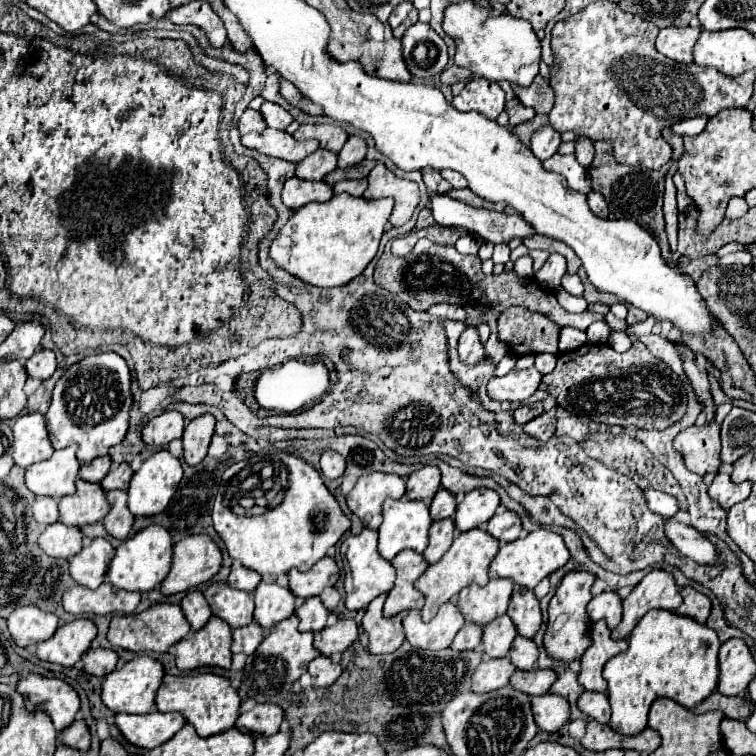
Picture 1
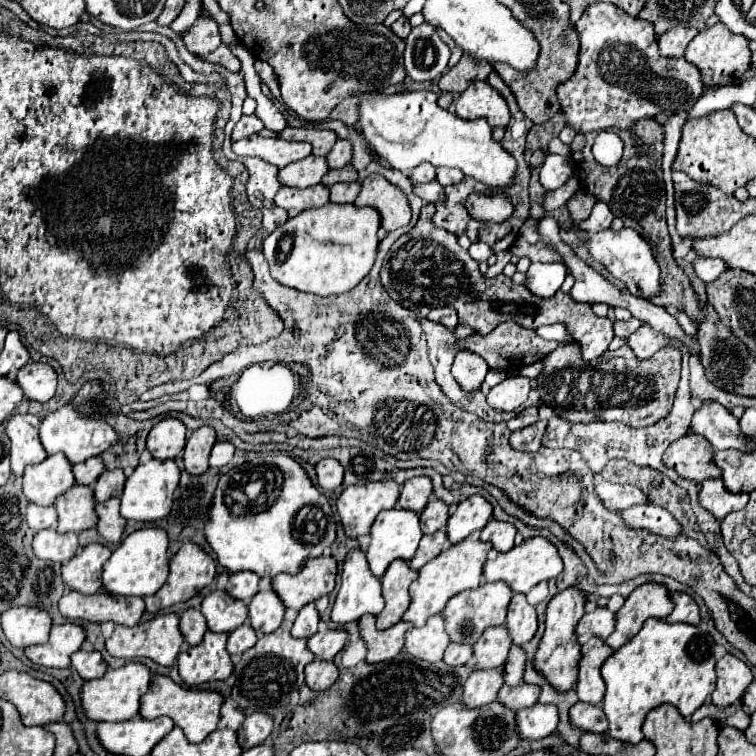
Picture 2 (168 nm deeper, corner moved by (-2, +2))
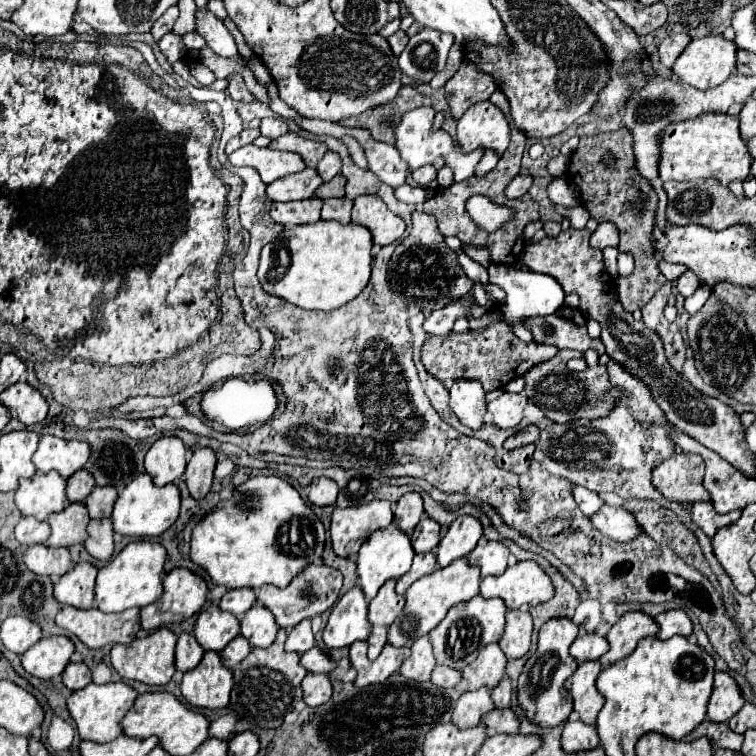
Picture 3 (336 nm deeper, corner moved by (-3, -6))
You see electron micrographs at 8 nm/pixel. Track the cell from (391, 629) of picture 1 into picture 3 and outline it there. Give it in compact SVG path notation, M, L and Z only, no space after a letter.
M355 642L349 648L351 666L357 670L355 686L365 688L369 684L383 684L393 672L399 670L399 666L407 656L409 656L409 648L395 648L391 644L385 644L379 658L371 662L367 658L367 642Z

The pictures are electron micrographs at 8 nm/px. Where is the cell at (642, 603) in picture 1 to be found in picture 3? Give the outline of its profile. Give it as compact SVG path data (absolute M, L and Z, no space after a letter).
M625 612L605 636L609 642L609 652L599 658L601 666L607 668L617 660L629 656L641 638L655 634L657 634L657 624L651 616L643 612Z

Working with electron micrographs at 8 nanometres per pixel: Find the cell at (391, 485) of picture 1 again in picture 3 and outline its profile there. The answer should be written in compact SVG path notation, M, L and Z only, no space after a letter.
M373 500L363 506L335 508L331 516L331 546L341 558L353 558L359 544L379 528L393 522L393 510L387 500Z

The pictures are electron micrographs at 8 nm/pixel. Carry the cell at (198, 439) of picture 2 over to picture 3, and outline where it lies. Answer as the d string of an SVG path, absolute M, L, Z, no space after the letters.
M197 448L191 456L191 462L185 470L185 482L195 500L205 498L211 490L213 470L217 464L217 456L211 448Z

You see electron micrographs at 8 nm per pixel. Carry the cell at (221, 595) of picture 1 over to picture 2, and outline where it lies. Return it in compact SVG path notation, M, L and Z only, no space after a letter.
M214 590L204 596L202 614L212 632L232 632L246 624L248 606L224 590Z

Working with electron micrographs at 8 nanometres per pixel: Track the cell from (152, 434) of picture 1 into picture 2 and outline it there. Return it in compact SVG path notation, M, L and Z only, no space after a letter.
M162 418L148 434L146 448L154 458L176 458L186 444L186 426L178 418Z

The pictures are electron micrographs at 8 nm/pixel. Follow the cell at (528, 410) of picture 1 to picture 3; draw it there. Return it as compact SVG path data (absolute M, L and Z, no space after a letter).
M531 424L531 426L527 426L527 428L519 430L517 434L509 436L509 438L505 440L503 448L505 448L505 450L513 450L513 448L521 448L521 446L533 444L533 442L537 442L537 440L539 440L539 428Z

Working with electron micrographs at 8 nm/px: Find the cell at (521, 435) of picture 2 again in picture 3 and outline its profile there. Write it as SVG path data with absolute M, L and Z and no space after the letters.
M529 444L525 448L517 448L517 450L499 450L495 454L495 464L499 464L499 468L515 472L515 474L525 474L529 470L529 462L533 456L535 446Z

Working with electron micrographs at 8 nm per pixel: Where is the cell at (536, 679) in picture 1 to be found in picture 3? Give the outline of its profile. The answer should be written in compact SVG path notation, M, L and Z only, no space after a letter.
M511 708L505 710L491 710L487 716L483 716L481 720L489 730L497 732L497 734L517 734L519 722L517 716Z

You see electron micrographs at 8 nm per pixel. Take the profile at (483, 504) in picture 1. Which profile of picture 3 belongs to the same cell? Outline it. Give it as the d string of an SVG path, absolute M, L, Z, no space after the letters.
M457 516L457 520L447 528L445 536L437 546L437 564L449 566L453 560L467 556L483 536L481 524L473 516Z

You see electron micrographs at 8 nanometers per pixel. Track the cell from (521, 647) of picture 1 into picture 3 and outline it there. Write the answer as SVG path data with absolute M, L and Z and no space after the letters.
M505 676L493 690L491 690L491 700L495 704L495 708L507 708L511 702L511 680Z

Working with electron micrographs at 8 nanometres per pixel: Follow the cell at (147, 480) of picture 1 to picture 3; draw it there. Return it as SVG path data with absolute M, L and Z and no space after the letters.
M139 474L131 484L125 486L125 490L119 494L115 508L113 508L113 530L121 536L131 538L143 538L143 536L161 536L179 516L179 490L175 484L167 484L165 488L159 488L153 484L149 474Z

